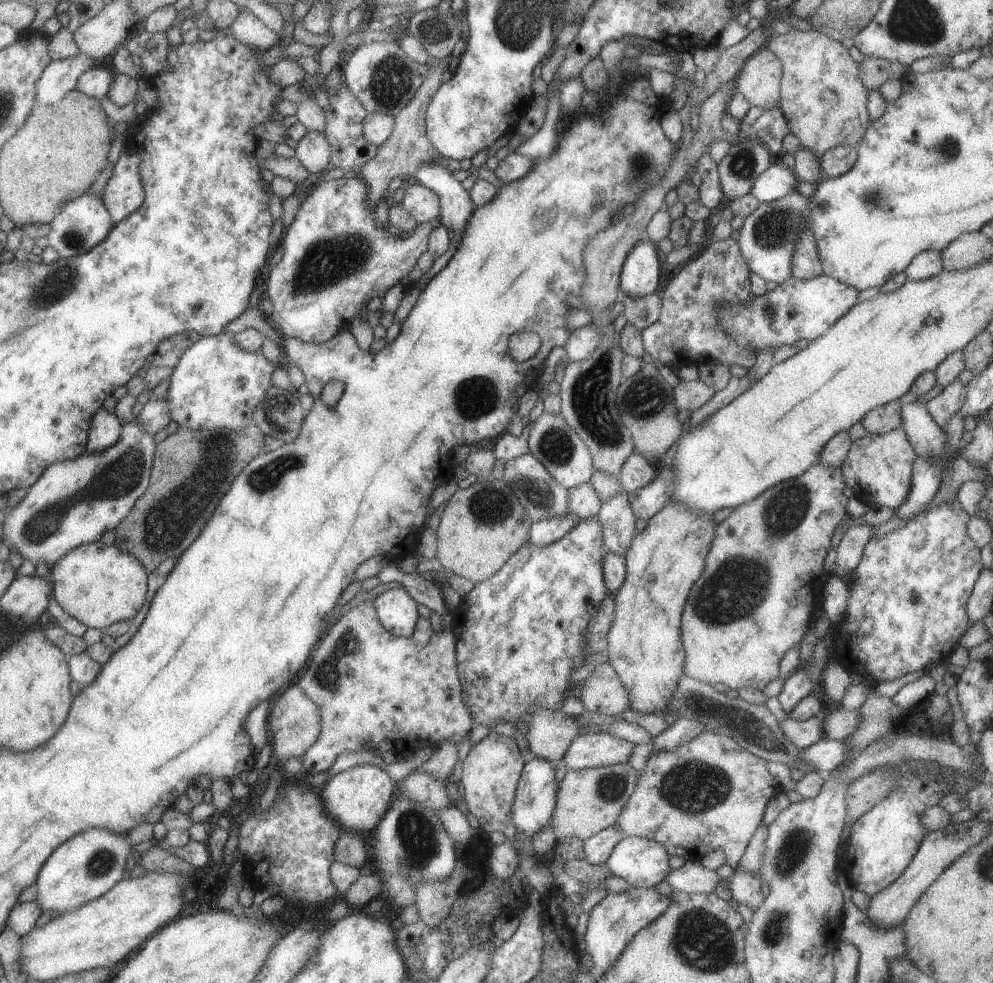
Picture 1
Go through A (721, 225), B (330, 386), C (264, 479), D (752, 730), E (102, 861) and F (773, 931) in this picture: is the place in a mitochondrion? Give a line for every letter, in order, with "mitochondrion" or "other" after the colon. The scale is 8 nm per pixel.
A: other
B: other
C: mitochondrion
D: mitochondrion
E: mitochondrion
F: mitochondrion

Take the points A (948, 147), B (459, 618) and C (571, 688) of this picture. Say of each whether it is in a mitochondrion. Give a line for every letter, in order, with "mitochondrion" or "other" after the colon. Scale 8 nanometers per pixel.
A: mitochondrion
B: other
C: other

